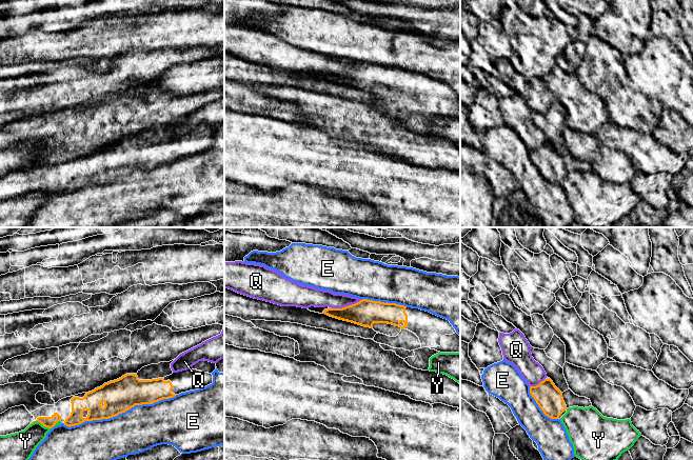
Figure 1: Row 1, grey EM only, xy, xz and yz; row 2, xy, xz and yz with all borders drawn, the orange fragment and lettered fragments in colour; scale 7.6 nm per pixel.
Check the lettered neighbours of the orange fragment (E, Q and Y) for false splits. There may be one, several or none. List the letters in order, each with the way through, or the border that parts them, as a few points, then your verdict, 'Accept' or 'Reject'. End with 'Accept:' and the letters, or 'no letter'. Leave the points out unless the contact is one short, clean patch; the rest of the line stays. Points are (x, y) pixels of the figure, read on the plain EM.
E: Reject
Q: Reject
Y: Reject
Accept: no letter

